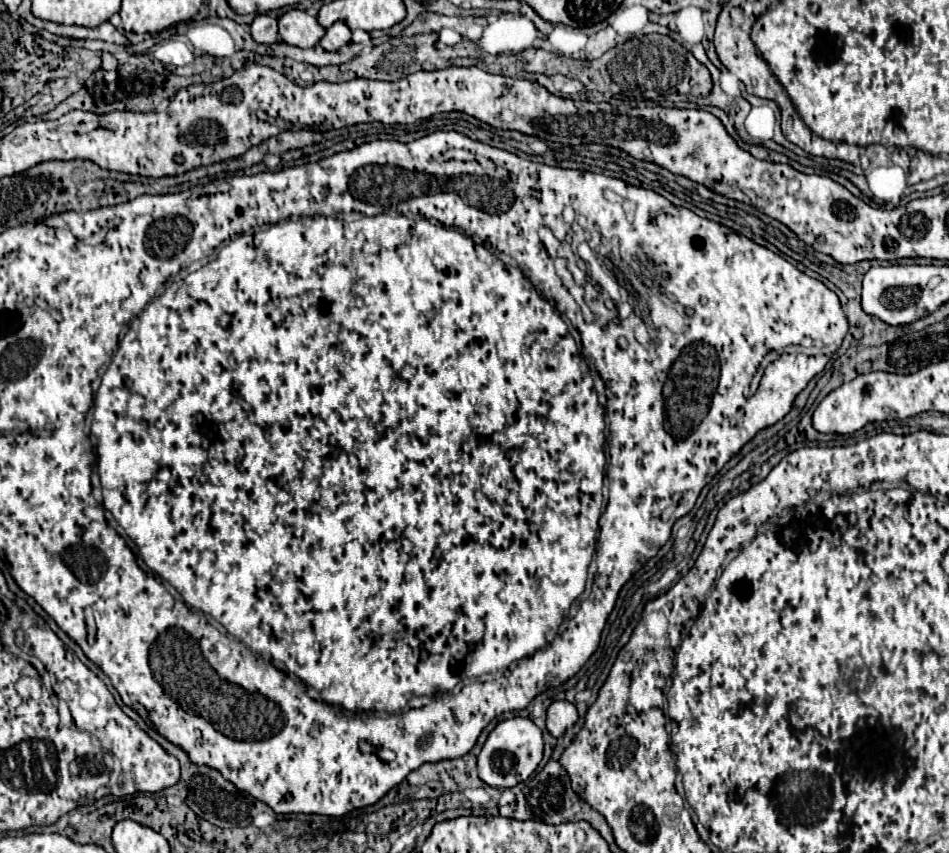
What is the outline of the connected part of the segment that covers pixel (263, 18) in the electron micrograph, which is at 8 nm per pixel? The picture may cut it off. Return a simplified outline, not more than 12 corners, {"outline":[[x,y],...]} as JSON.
{"outline":[[259,14],[249,28],[261,44],[279,38],[275,16]]}

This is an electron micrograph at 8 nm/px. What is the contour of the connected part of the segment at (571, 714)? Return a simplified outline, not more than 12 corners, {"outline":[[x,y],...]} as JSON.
{"outline":[[567,700],[547,710],[547,730],[561,738],[577,722],[577,710]]}

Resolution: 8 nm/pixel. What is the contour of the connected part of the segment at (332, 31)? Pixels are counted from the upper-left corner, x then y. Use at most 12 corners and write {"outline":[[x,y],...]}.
{"outline":[[341,20],[327,28],[319,42],[327,52],[337,52],[351,42],[351,30]]}

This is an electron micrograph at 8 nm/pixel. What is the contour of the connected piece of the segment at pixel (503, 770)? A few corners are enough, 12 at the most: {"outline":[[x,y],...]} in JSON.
{"outline":[[529,718],[501,720],[479,756],[493,788],[527,780],[543,758]]}

